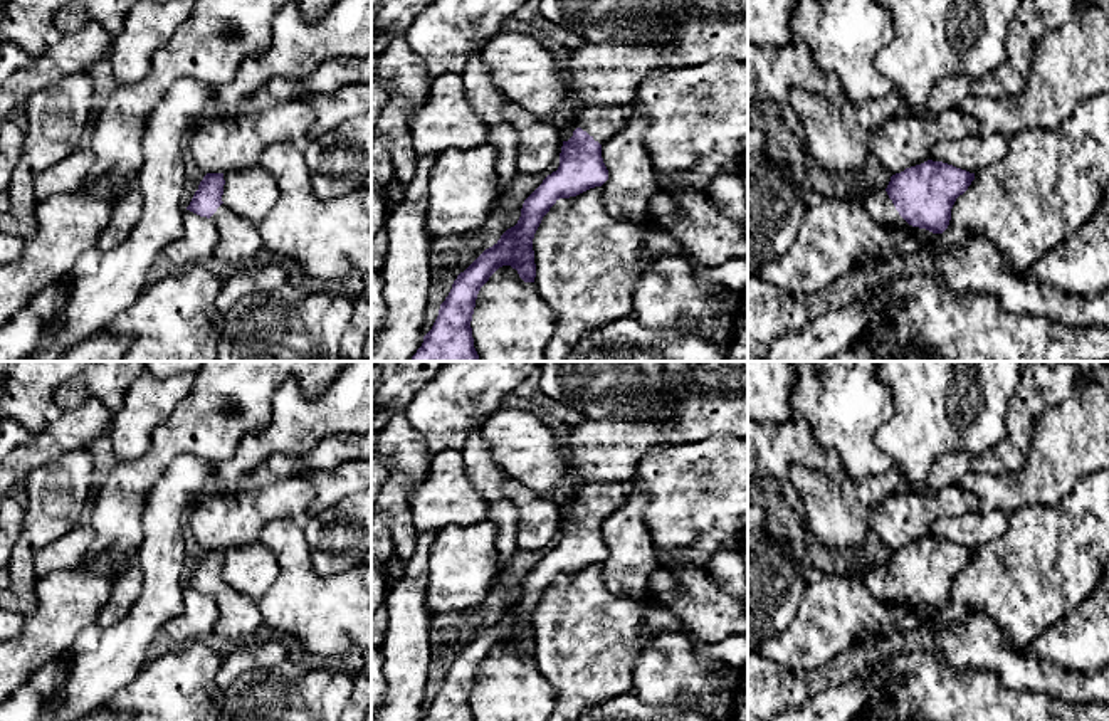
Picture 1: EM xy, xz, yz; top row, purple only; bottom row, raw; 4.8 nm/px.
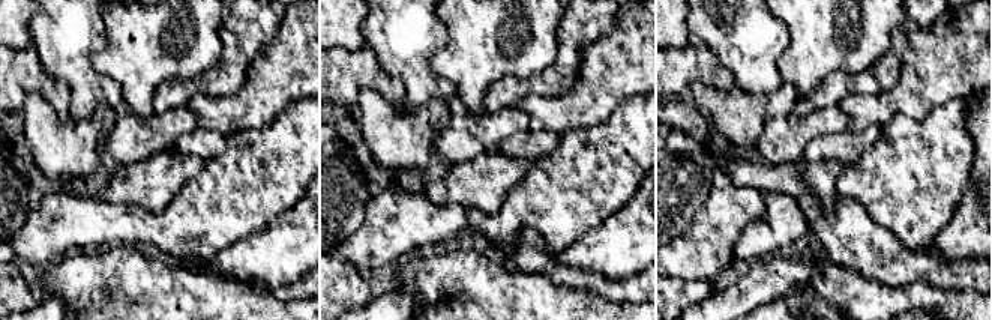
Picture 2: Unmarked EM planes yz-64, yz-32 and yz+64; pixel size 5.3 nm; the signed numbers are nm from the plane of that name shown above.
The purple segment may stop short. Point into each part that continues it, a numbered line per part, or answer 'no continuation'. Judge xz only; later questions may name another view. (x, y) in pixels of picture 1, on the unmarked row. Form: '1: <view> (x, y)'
1: xz (602, 499)

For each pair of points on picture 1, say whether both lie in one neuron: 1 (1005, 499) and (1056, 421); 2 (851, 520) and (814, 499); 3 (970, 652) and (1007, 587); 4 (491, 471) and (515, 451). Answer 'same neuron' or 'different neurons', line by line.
1: same neuron
2: same neuron
3: different neurons
4: different neurons

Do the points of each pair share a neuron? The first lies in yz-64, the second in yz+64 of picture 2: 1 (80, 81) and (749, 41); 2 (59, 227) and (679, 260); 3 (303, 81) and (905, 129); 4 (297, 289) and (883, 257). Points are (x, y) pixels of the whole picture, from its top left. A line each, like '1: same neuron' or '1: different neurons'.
1: same neuron
2: same neuron
3: different neurons
4: same neuron

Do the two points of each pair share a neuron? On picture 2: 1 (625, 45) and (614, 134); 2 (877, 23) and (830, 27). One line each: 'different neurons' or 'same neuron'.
1: different neurons
2: same neuron

